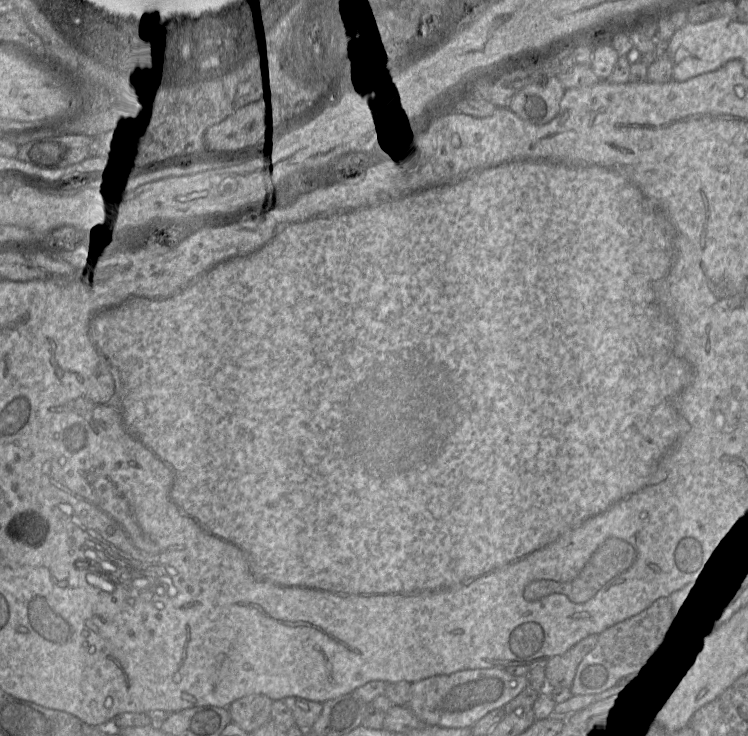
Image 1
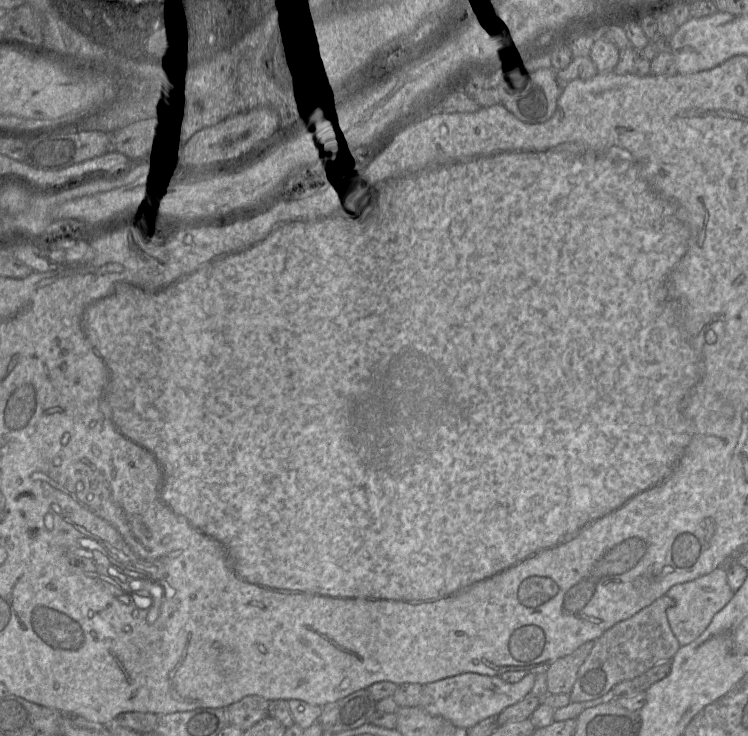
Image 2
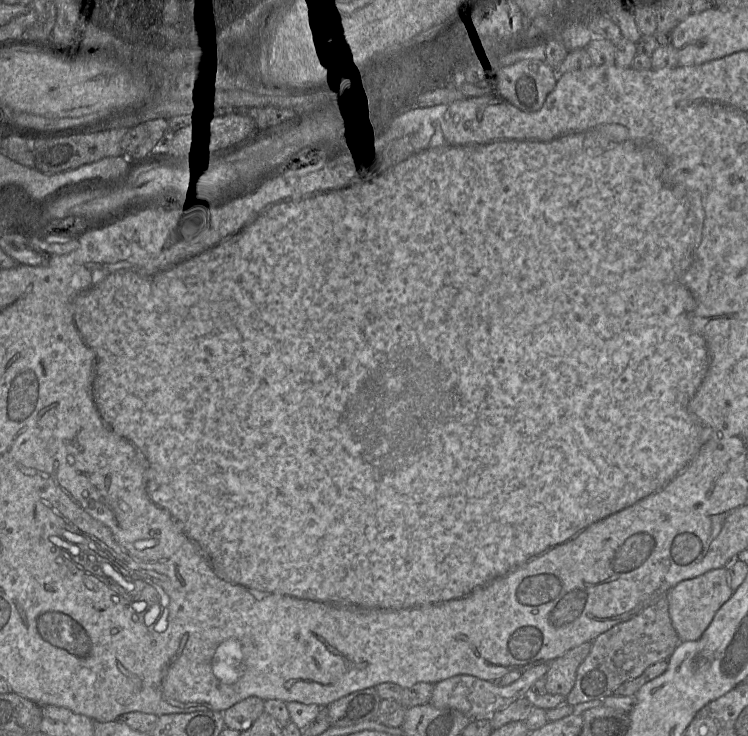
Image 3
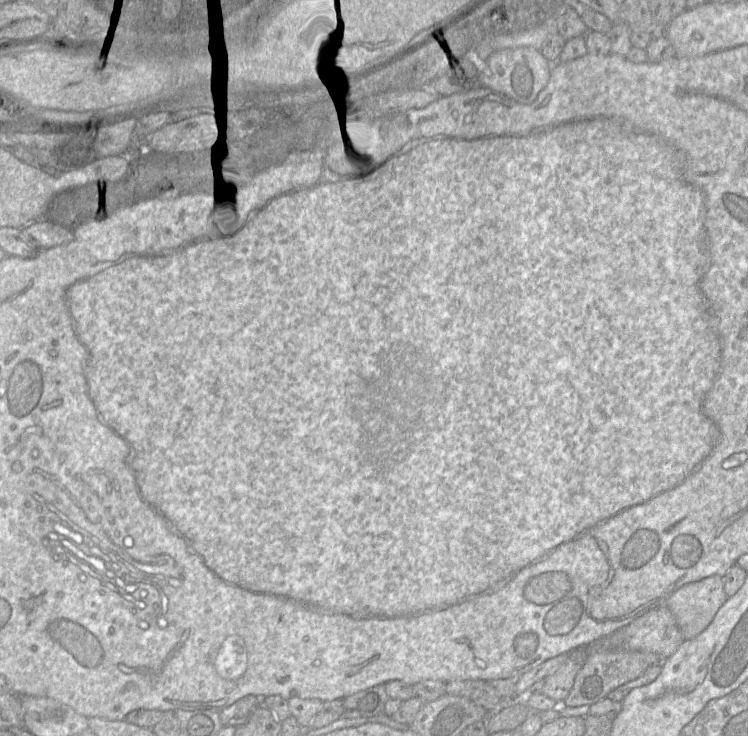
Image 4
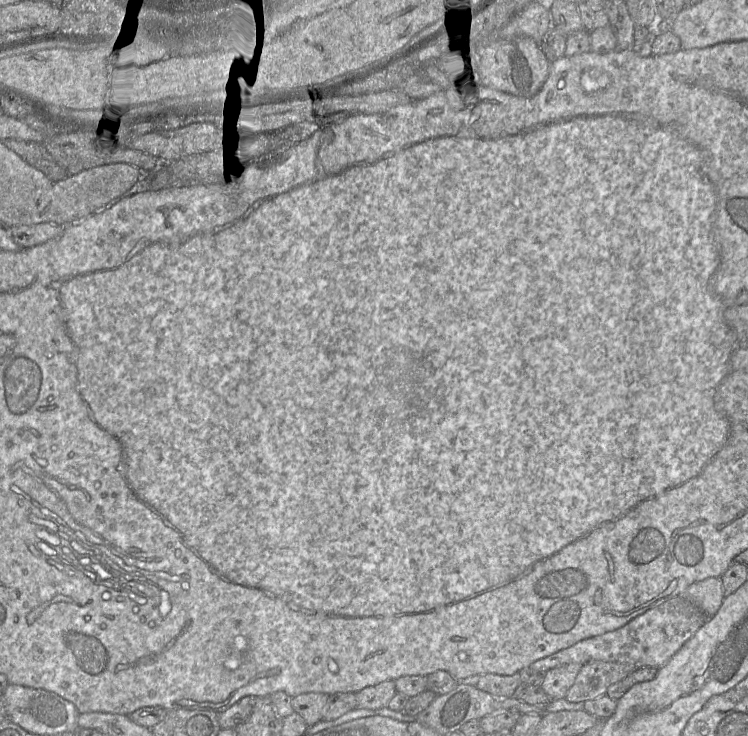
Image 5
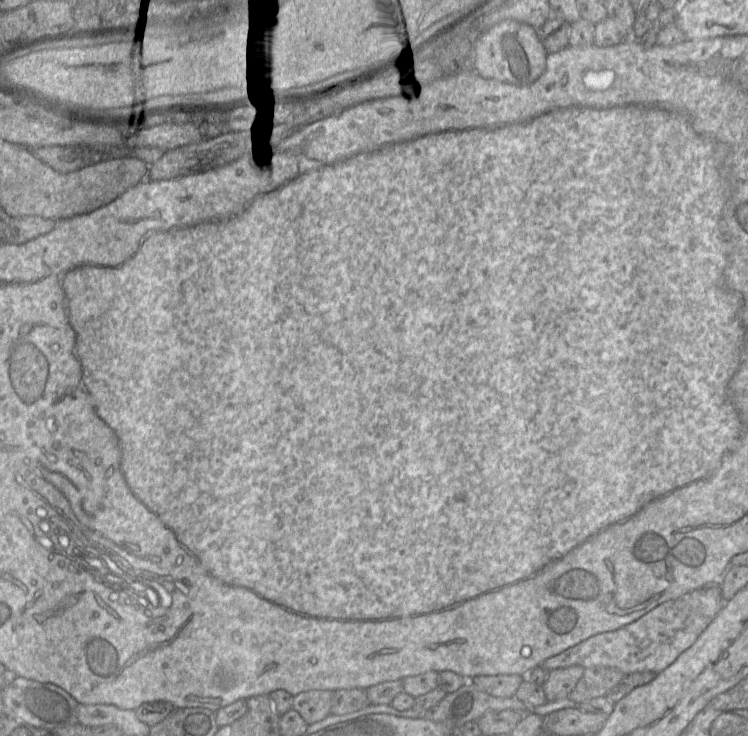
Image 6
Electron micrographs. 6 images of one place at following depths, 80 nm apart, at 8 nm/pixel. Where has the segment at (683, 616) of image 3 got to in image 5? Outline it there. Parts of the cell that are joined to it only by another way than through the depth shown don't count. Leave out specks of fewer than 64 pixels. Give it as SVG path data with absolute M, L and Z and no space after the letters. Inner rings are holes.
M710 577L691 584L683 595L707 618L713 617L719 610L725 598L724 588L720 577Z

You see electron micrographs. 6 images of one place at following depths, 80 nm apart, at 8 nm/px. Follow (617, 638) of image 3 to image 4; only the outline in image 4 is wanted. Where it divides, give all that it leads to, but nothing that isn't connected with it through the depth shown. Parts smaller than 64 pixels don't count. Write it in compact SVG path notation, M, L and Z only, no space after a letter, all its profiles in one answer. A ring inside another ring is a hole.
M595 650L588 655L577 673L574 685L564 699L565 705L574 707L591 705L605 697L616 687L639 677L649 666L659 663L657 654L645 651Z

